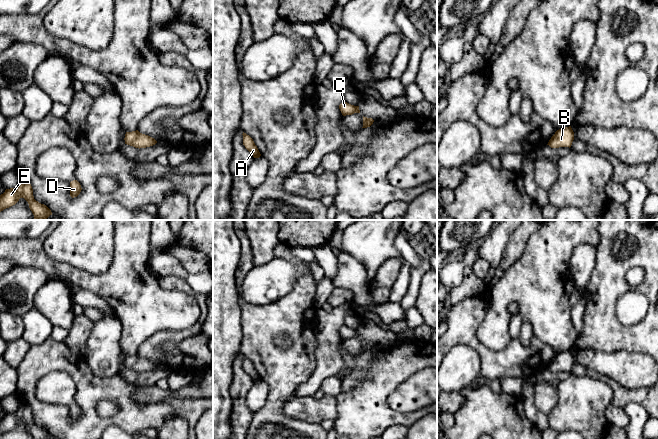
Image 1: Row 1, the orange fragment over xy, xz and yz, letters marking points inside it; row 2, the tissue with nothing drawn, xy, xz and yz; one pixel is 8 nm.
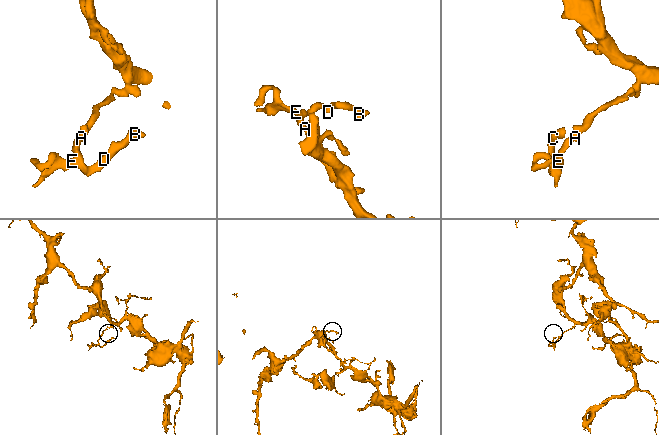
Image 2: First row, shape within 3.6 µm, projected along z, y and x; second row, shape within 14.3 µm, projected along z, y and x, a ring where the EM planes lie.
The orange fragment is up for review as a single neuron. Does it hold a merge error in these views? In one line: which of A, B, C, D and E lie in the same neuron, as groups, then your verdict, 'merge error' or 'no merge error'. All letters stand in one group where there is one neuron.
A B C D E; no merge error

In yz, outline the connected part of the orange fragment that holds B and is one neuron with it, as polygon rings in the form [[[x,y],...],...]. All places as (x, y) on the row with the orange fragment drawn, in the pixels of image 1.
[[[569,126],[557,130],[549,140],[547,145],[549,145],[551,148],[559,148],[559,147],[570,148],[573,140],[574,140],[574,132],[571,126]]]

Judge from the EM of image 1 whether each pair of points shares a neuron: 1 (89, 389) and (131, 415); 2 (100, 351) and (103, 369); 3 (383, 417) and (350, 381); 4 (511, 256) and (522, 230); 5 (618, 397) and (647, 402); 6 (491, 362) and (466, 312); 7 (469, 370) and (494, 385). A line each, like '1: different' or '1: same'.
1: same
2: same
3: different
4: same
5: same
6: same
7: different

